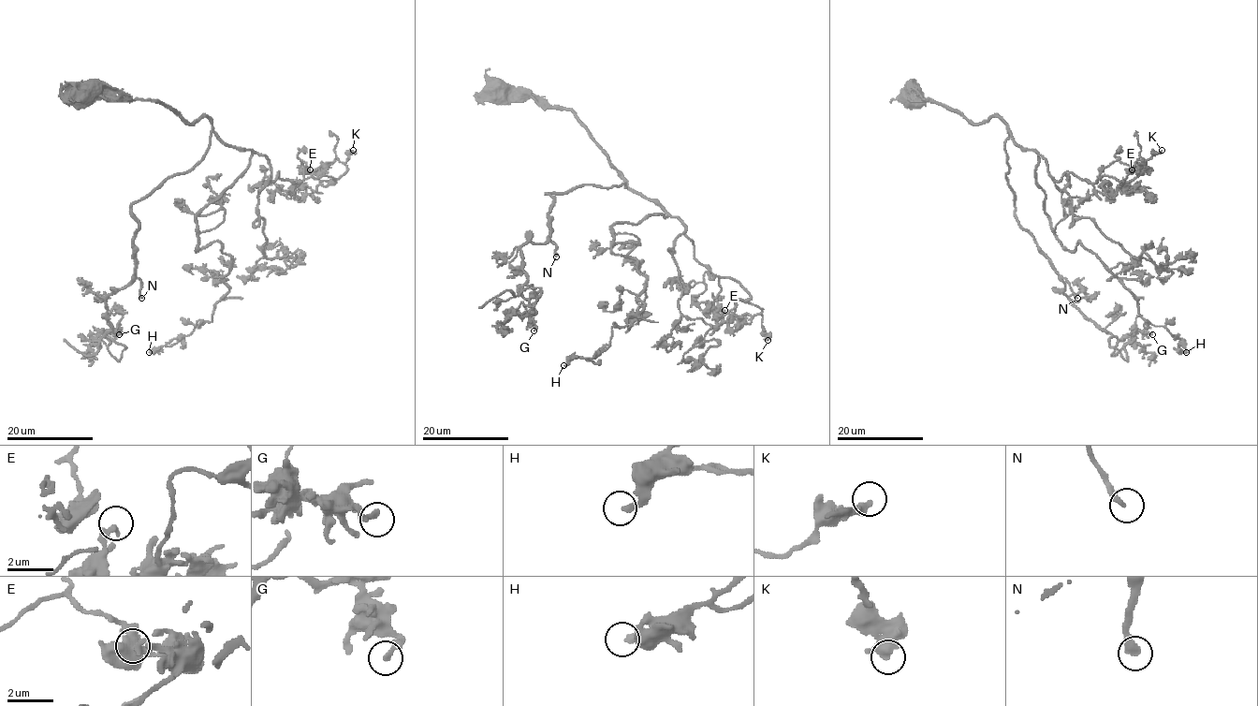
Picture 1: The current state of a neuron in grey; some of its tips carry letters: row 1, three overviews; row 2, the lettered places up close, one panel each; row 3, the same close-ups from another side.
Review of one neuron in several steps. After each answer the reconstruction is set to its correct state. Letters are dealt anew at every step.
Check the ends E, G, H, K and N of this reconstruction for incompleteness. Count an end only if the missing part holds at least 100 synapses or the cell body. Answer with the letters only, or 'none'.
N

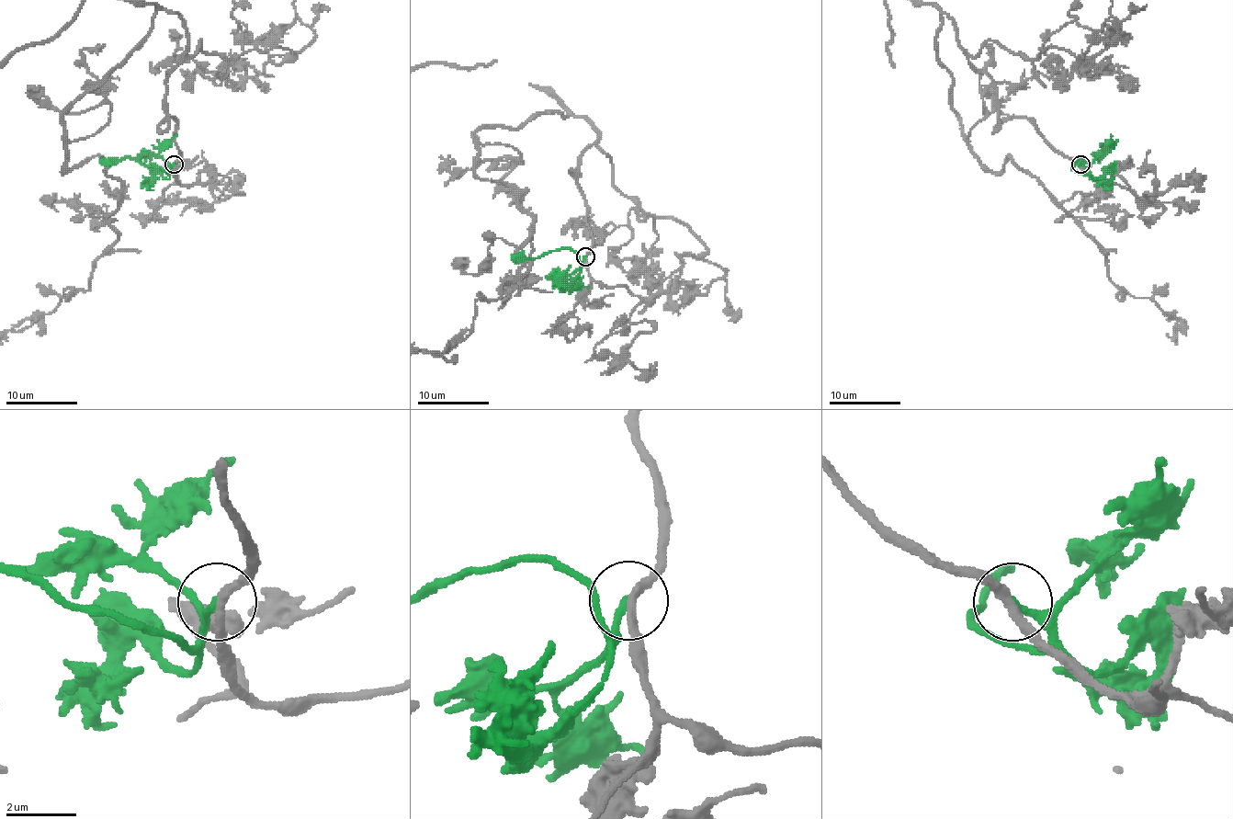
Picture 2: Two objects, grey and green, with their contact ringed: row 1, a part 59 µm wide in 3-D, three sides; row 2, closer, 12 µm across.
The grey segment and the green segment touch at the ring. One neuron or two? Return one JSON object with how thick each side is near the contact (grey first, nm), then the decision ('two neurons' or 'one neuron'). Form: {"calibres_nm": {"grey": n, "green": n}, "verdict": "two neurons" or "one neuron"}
{"calibres_nm": {"grey": 260, "green": 240}, "verdict": "one neuron"}

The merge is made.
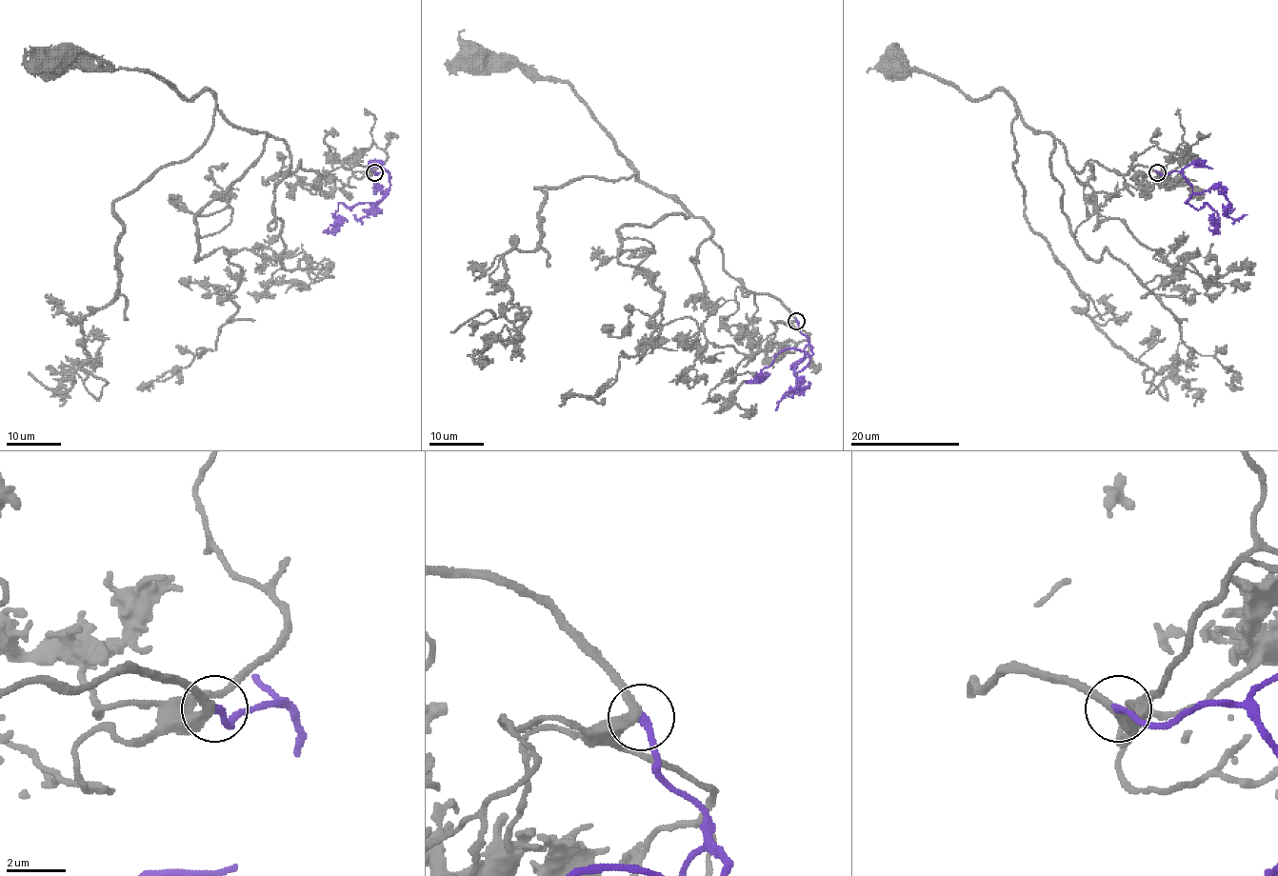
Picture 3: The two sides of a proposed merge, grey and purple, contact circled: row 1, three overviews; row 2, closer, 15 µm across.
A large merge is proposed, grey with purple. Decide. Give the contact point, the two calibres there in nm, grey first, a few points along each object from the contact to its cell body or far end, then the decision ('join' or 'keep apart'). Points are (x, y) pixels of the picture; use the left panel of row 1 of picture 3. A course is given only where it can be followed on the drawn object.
place (374, 172); calibres 340 and 240 nm; course grey (373, 172), (301, 160), (291, 172), (288, 145), (234, 126), (209, 90), (187, 99), (144, 69), (51, 71); course purple (373, 172), (386, 171), (389, 191), (351, 209), (339, 203), (334, 213), (336, 225), (323, 232); join

